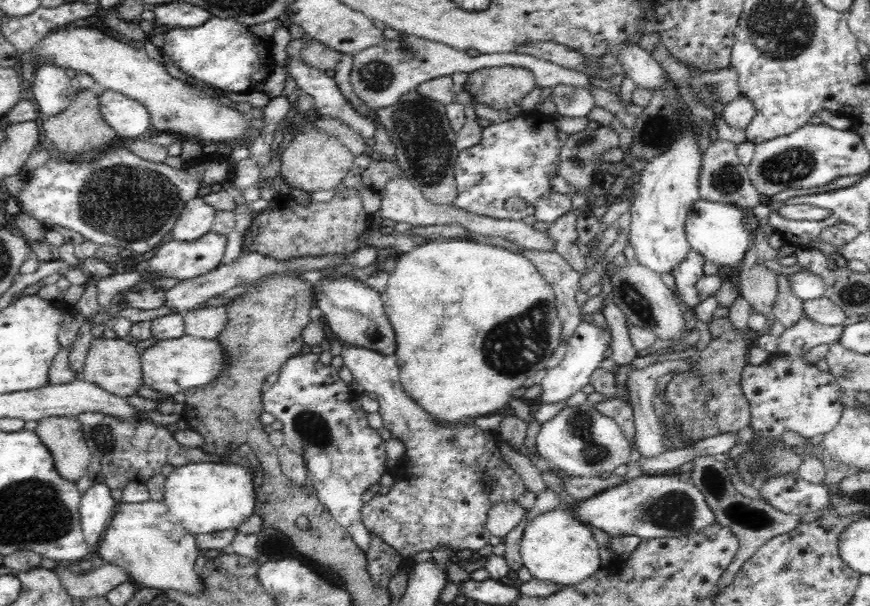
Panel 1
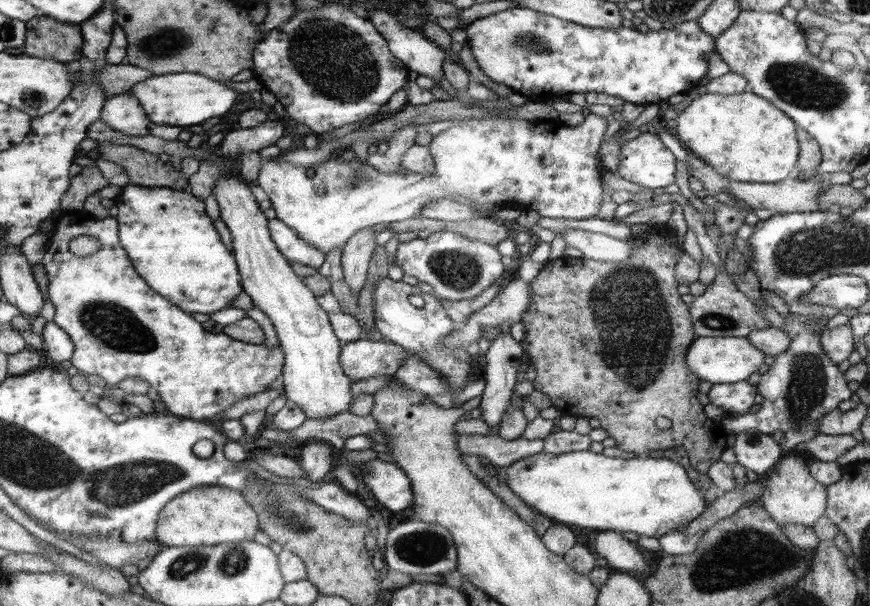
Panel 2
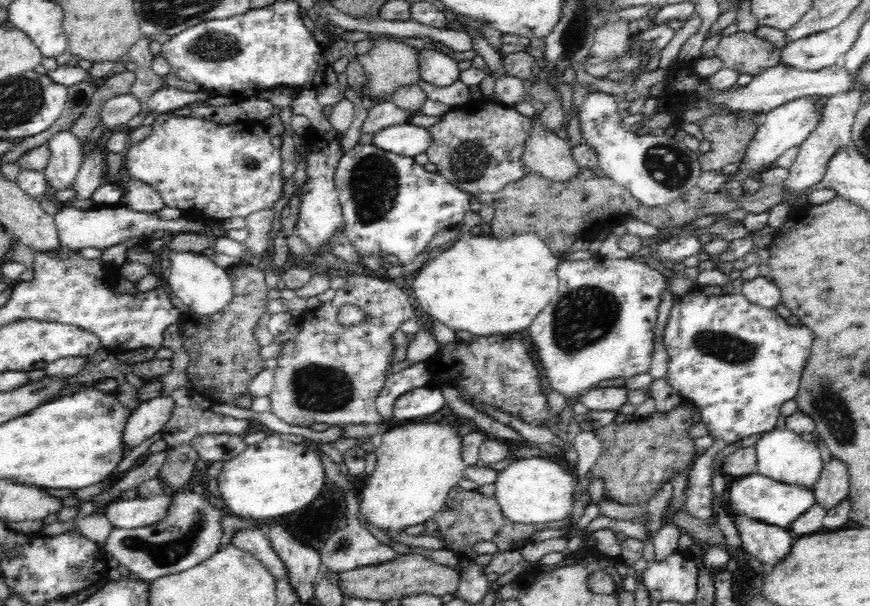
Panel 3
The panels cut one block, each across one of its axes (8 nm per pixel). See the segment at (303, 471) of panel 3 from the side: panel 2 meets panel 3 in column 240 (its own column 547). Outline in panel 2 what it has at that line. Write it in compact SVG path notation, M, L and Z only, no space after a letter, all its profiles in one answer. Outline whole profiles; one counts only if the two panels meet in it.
M590 450L567 452L564 454L548 454L539 452L525 456L505 468L505 481L510 490L520 496L537 514L549 518L562 525L582 526L594 530L608 530L616 533L633 532L638 535L660 538L683 524L693 522L701 517L708 508L702 493L688 479L686 470L676 460L664 458L630 459L612 457Z

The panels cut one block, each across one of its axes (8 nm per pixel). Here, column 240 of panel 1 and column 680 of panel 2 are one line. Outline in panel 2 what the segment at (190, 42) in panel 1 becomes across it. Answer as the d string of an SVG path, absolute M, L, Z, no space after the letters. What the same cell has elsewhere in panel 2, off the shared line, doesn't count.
M516 6L471 22L464 29L468 48L488 78L523 94L530 101L544 104L576 92L604 92L644 106L668 102L673 94L687 93L696 88L708 72L706 57L716 52L715 39L701 29L697 20L686 20L670 29L642 33L633 28L590 28L556 15Z

